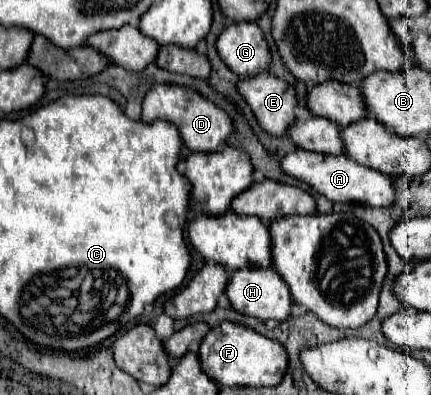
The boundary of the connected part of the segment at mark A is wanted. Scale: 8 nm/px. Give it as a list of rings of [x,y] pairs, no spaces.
[[[295,150],[281,158],[281,170],[311,186],[315,192],[323,194],[331,202],[353,202],[373,208],[387,208],[395,202],[395,186],[393,180],[385,174],[377,174],[377,170],[365,170],[365,166],[357,166],[351,158],[341,156],[325,156],[325,154],[309,154],[305,150]]]

